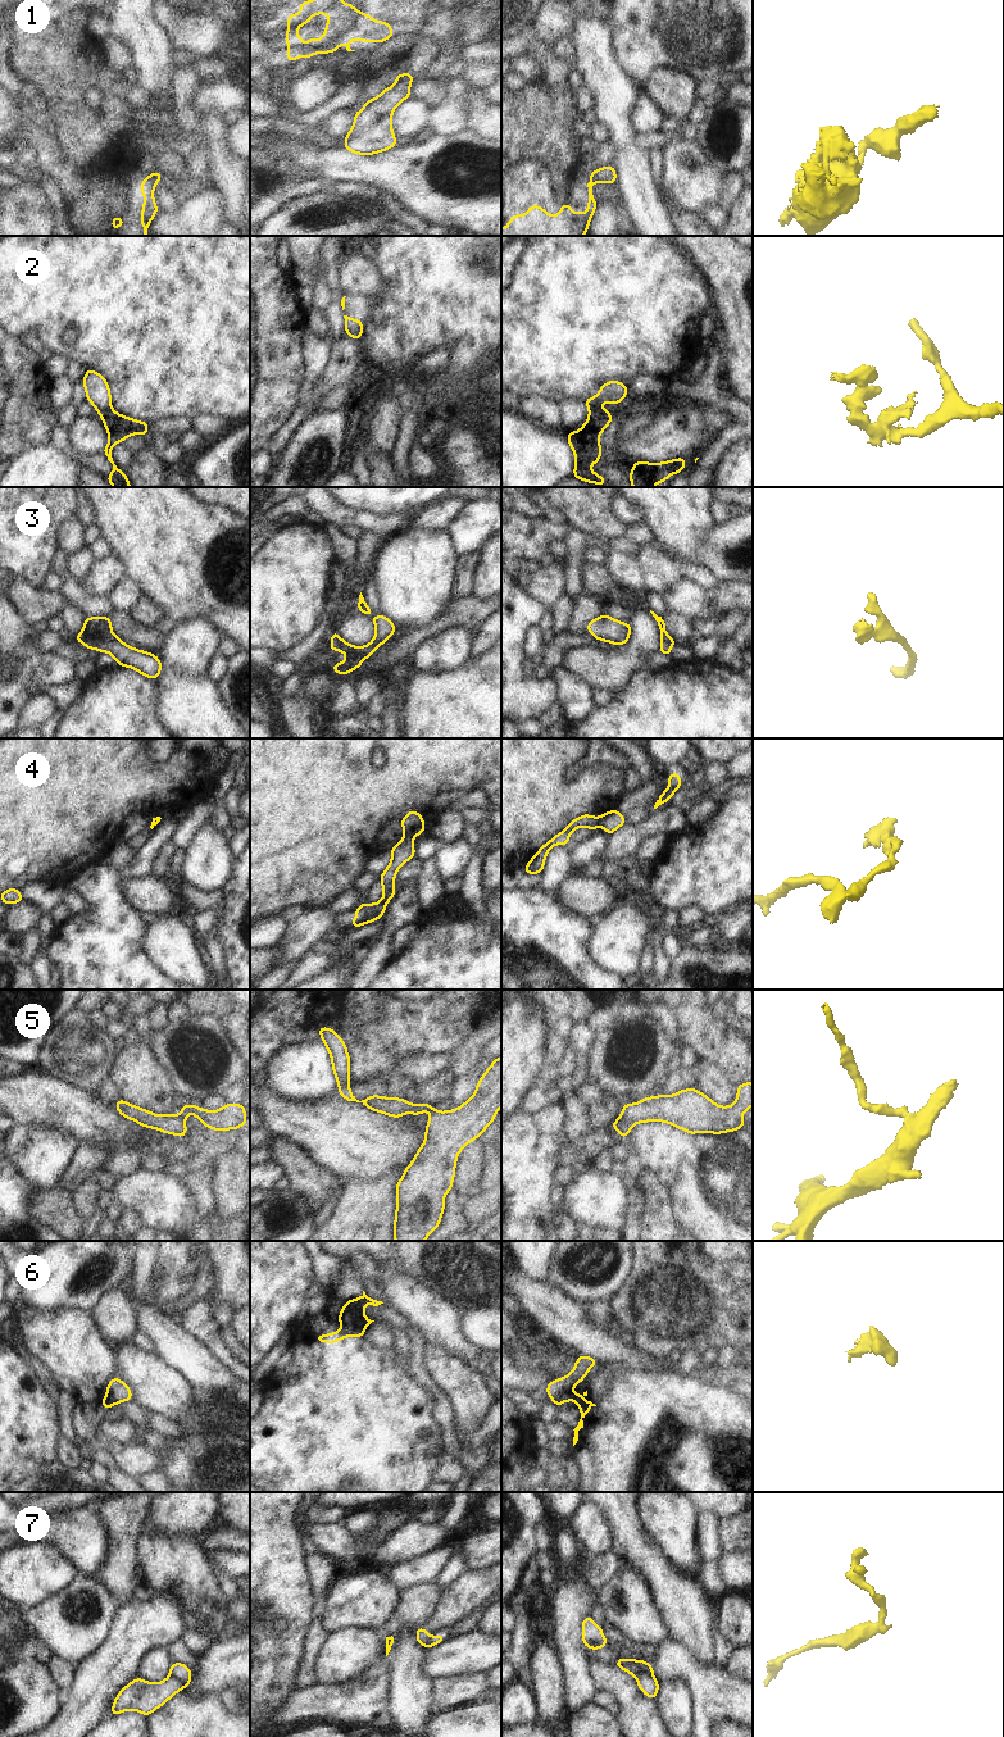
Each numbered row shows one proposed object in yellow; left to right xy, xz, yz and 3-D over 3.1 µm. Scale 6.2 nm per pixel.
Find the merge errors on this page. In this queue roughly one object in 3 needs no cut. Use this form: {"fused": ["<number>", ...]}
{"fused": ["1", "2", "4", "5", "6", "7"]}

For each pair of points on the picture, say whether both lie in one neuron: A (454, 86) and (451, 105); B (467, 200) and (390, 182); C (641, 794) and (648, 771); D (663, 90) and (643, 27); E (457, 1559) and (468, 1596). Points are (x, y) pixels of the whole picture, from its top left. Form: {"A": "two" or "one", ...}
{"A": "one", "B": "one", "C": "two", "D": "two", "E": "two"}

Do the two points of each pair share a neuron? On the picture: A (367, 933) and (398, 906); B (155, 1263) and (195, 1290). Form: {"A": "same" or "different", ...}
{"A": "different", "B": "same"}

